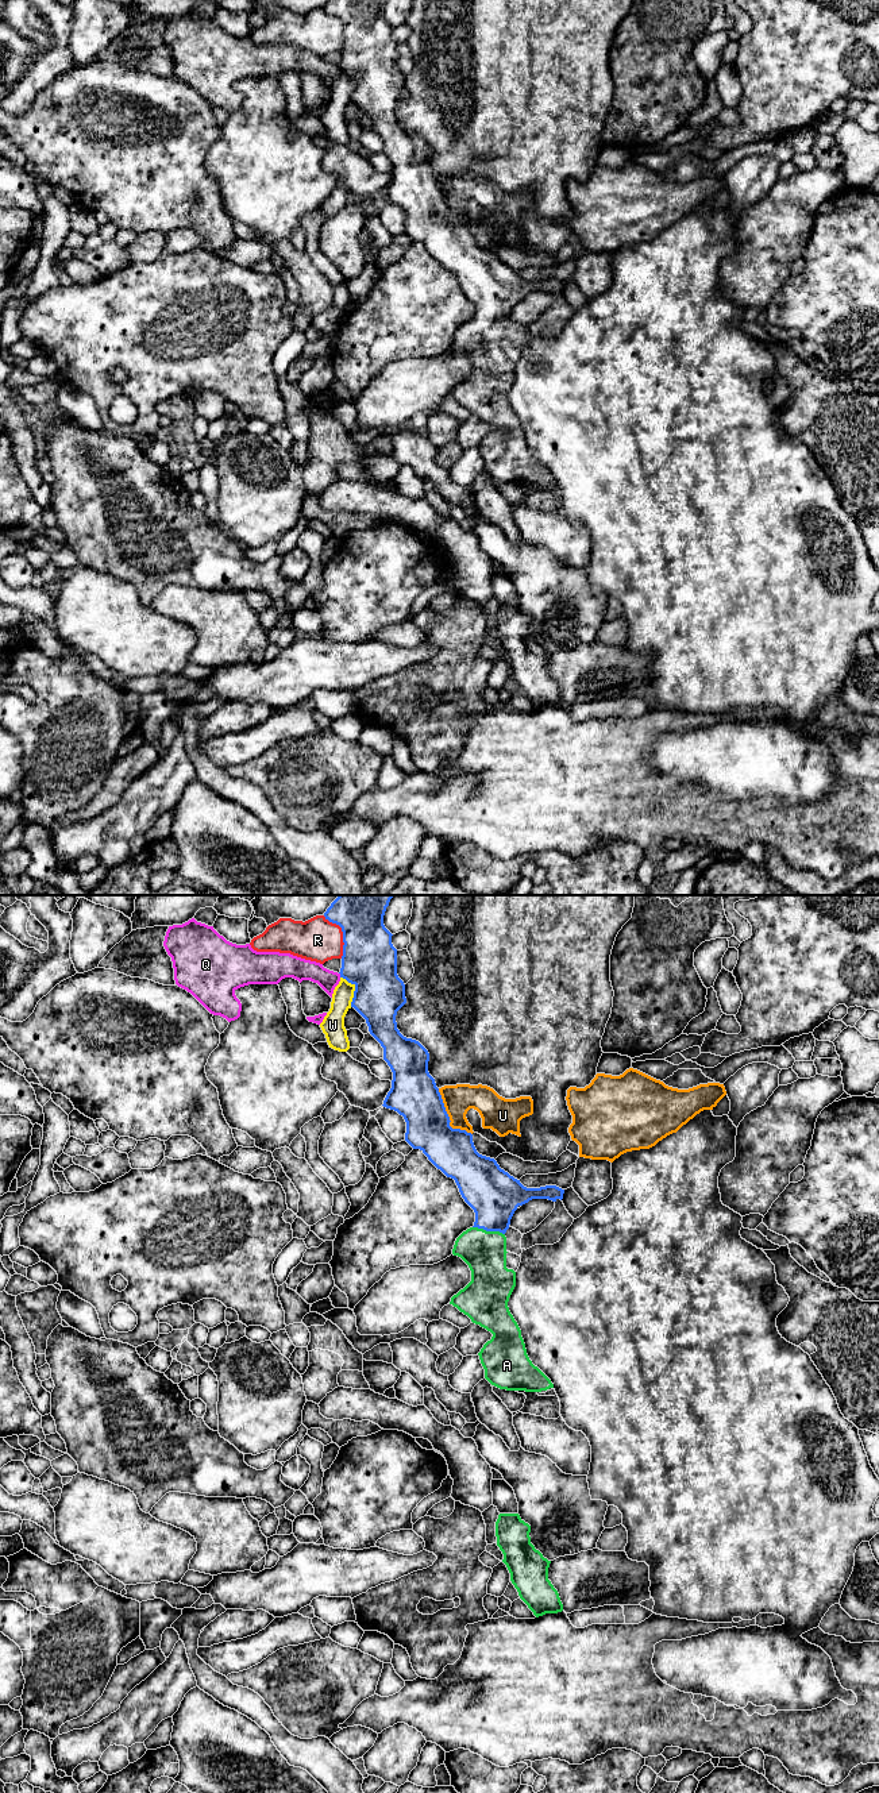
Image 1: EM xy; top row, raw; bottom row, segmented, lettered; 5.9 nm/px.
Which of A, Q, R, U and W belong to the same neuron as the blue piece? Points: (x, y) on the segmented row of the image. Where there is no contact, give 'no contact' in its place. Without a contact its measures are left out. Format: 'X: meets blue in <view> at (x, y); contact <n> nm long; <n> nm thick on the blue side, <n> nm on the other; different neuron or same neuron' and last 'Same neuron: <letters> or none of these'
A: meets blue in xy at (489, 1230); contact 200 nm long; 300 nm thick on the blue side, 260 nm on the other; same neuron
Q: meets blue in xy at (340, 975); contact 30 nm long; 320 nm thick on the blue side, 130 nm on the other; different neuron
R: meets blue in xy at (343, 934); contact 280 nm long; 320 nm thick on the blue side, 260 nm on the other; different neuron
U: meets blue in xy at (448, 1118); contact 340 nm long; 280 nm thick on the blue side, 180 nm on the other; different neuron
W: meets blue in xy at (355, 990); contact 200 nm long; 320 nm thick on the blue side, 140 nm on the other; different neuron
Same neuron: A

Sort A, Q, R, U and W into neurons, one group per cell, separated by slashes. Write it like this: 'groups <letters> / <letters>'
groups A / Q / R W / U

